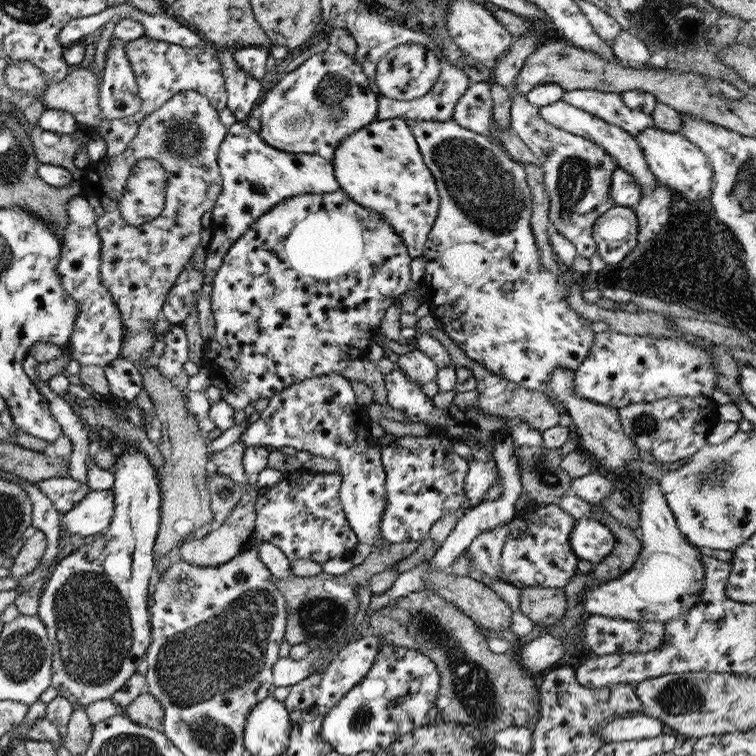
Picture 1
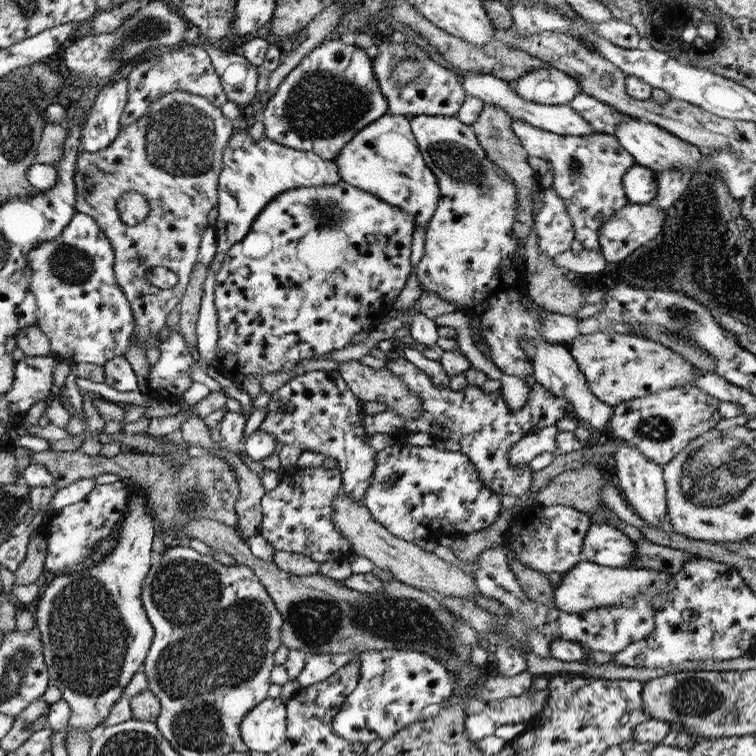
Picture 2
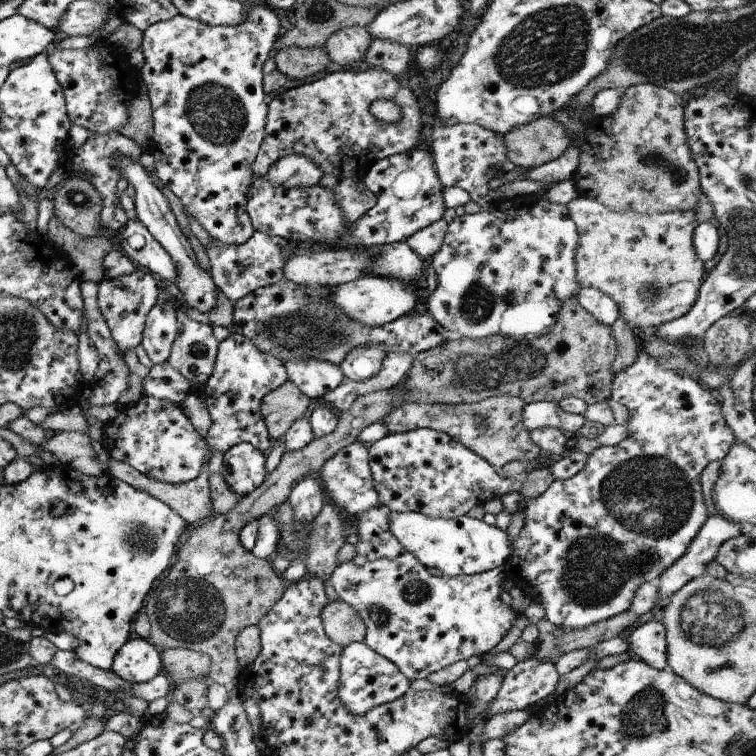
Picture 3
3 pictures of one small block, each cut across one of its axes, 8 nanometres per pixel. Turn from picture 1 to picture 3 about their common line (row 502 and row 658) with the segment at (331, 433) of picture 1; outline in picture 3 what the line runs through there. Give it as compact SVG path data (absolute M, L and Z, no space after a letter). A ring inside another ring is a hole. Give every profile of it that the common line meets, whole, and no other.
M363 642L341 649L338 673L338 697L351 714L362 715L370 708L395 700L409 689L409 681L399 669Z

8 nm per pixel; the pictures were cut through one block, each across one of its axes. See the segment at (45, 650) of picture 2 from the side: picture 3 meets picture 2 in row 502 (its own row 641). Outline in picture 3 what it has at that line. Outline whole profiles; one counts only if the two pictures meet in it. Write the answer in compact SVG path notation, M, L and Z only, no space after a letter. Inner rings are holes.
M131 635L115 653L111 670L128 683L144 683L163 673L160 650L141 637Z

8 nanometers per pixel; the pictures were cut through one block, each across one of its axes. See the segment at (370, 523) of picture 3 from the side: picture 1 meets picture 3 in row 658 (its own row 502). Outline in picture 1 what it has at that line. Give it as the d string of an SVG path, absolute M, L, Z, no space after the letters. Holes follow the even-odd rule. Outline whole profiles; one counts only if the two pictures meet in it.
M427 434L423 437L400 436L381 447L380 463L385 474L386 507L384 508L379 530L380 536L393 544L418 542L428 537L431 525L441 516L449 516L450 512L465 514L472 506L463 492L465 474L468 463L455 453L446 451L439 438Z

